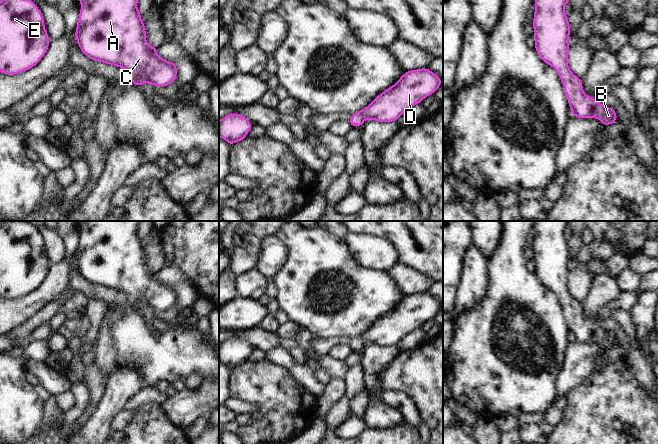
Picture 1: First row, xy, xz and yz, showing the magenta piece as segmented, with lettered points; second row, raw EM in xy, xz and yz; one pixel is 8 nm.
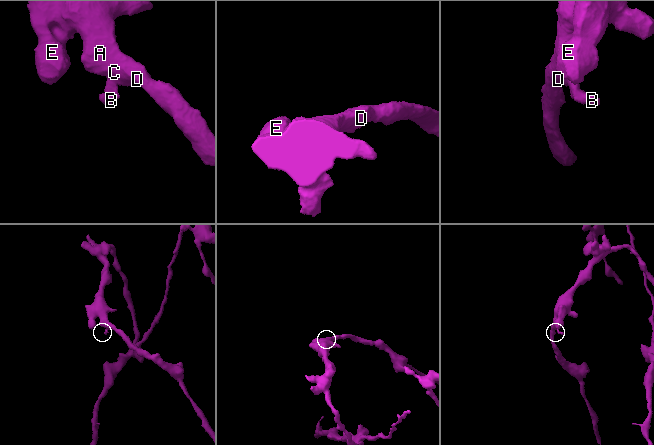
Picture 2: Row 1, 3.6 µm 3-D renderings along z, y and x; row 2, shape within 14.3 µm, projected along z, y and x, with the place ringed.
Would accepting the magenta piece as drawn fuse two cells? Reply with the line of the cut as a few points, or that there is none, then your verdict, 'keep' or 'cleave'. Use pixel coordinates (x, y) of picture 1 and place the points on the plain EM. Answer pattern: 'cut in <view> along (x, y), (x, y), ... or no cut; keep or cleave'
no cut; keep

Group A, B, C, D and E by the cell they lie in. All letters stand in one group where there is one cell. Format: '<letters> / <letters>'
A B C D E

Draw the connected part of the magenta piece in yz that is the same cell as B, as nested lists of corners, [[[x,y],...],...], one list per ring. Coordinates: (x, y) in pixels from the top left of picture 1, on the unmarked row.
[[[536,221],[534,229],[535,274],[560,299],[572,341],[597,342],[606,351],[617,344],[616,334],[605,331],[583,315],[582,303],[568,292],[570,248],[564,230],[570,221]]]

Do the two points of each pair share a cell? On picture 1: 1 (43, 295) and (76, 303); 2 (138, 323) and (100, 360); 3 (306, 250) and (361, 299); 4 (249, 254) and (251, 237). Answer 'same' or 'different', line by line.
1: different
2: different
3: same
4: same

